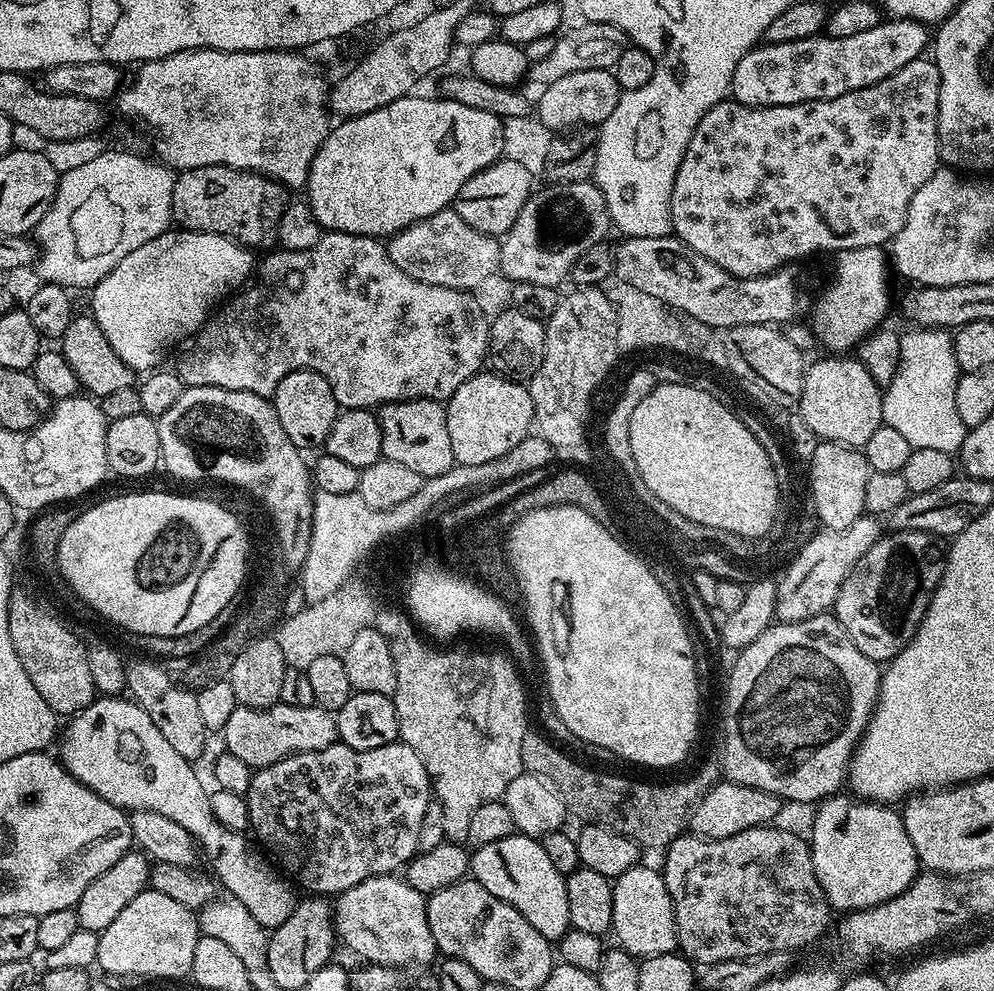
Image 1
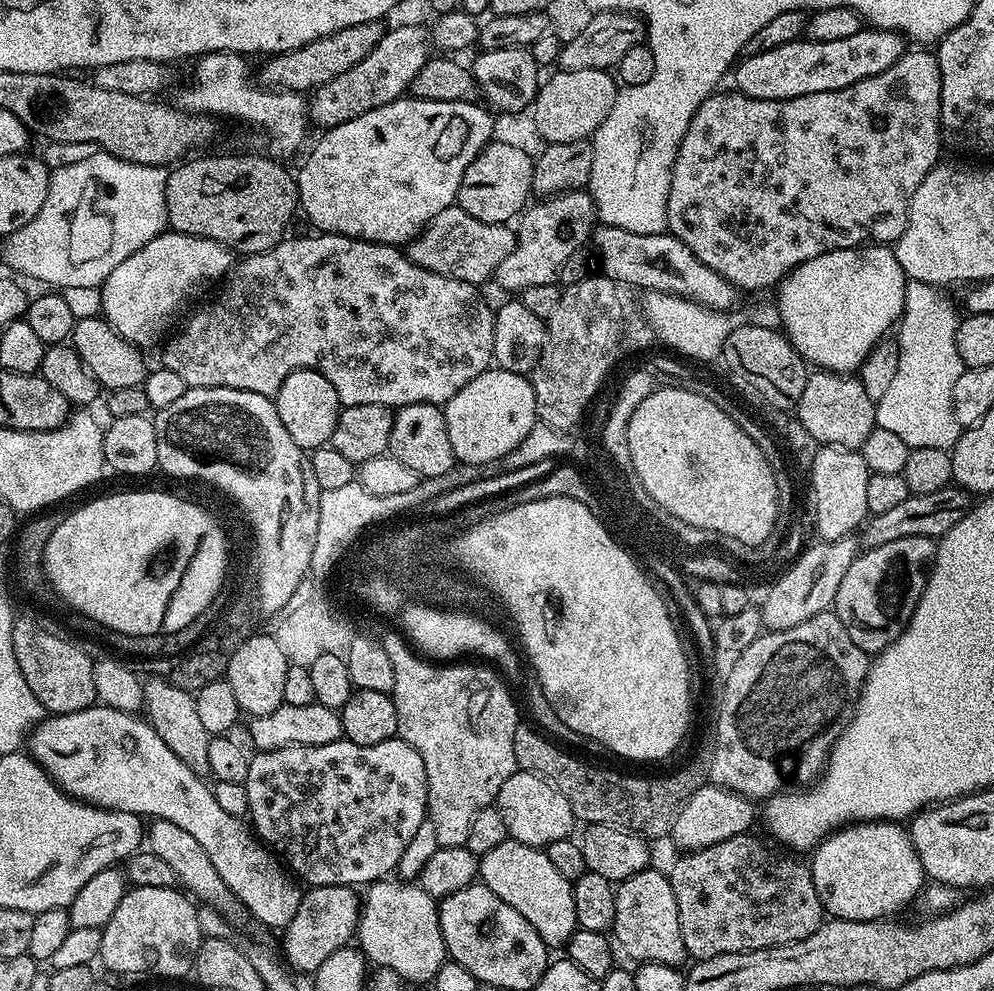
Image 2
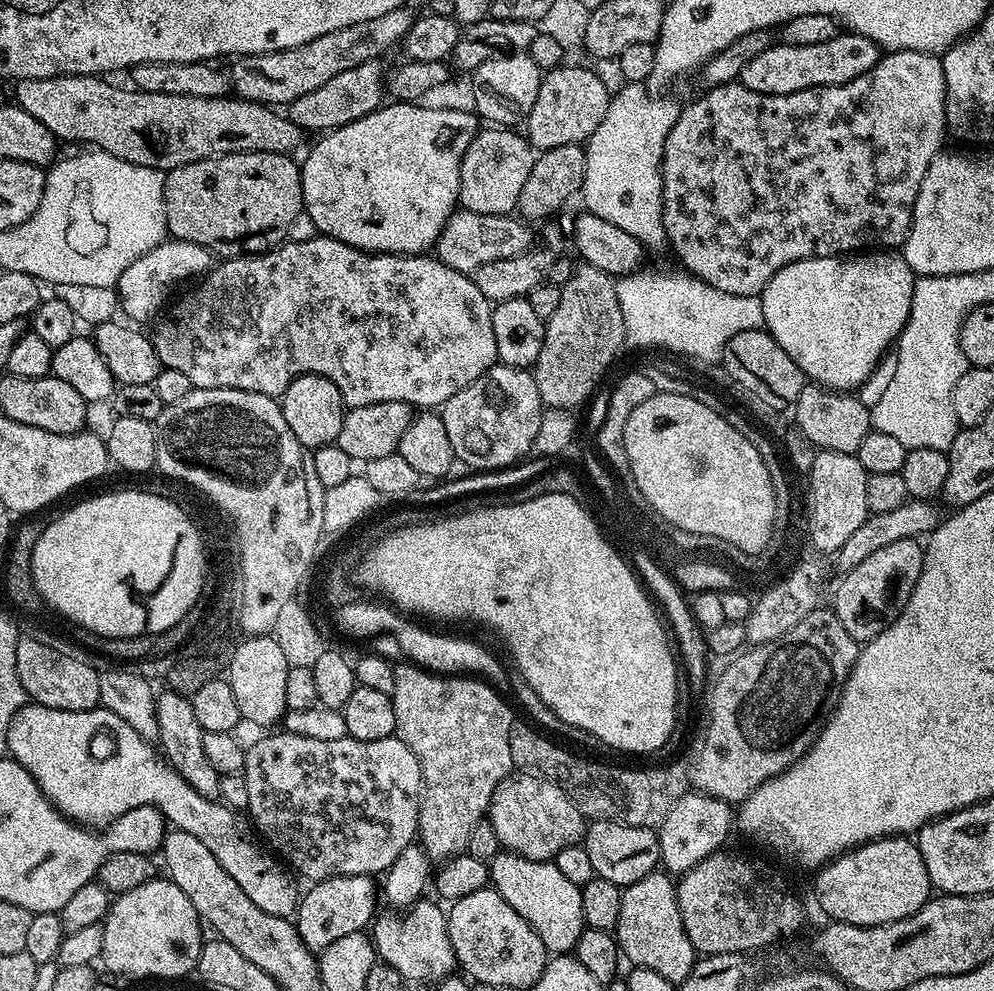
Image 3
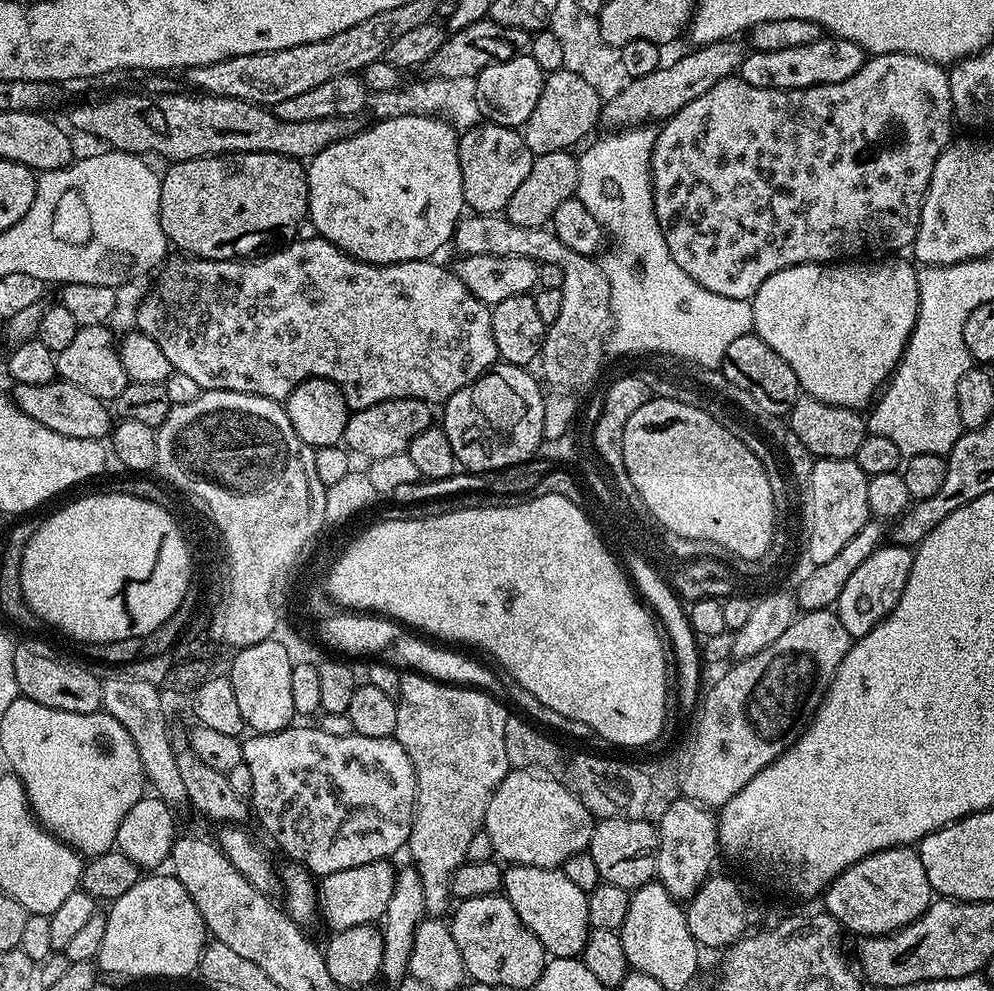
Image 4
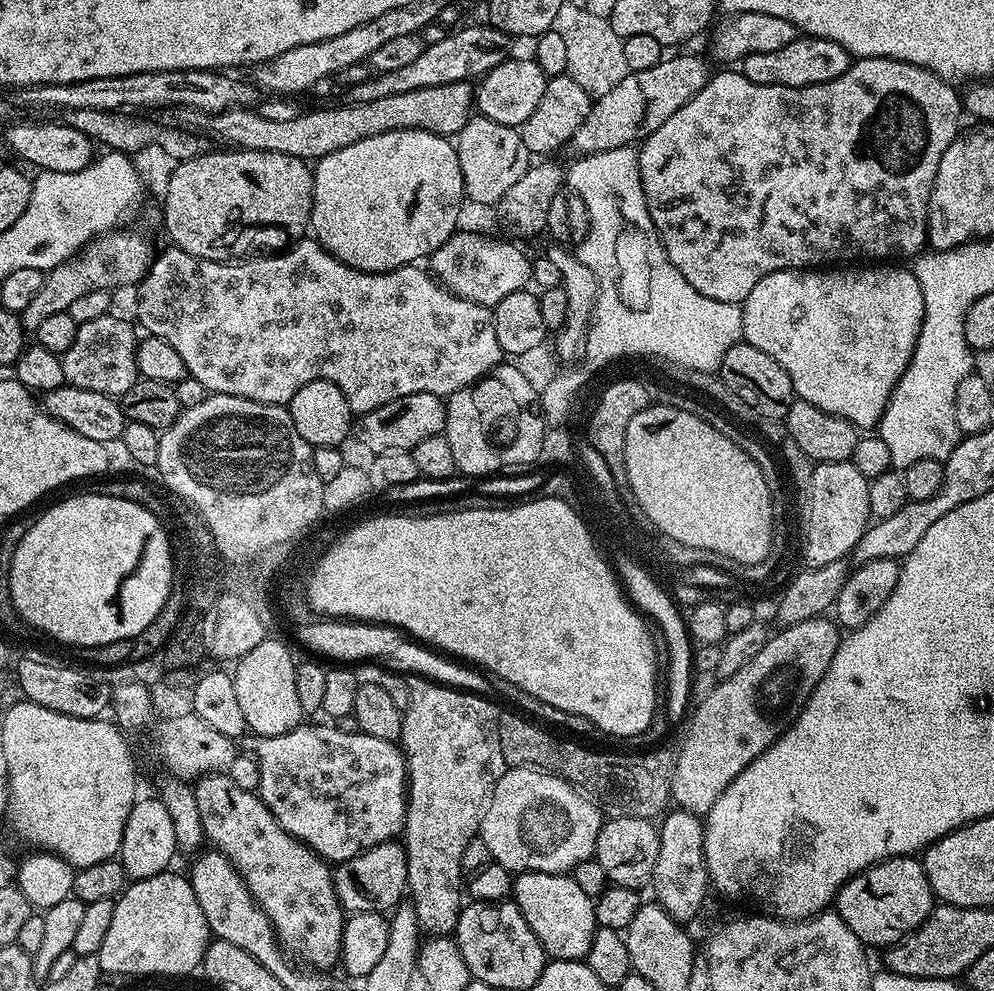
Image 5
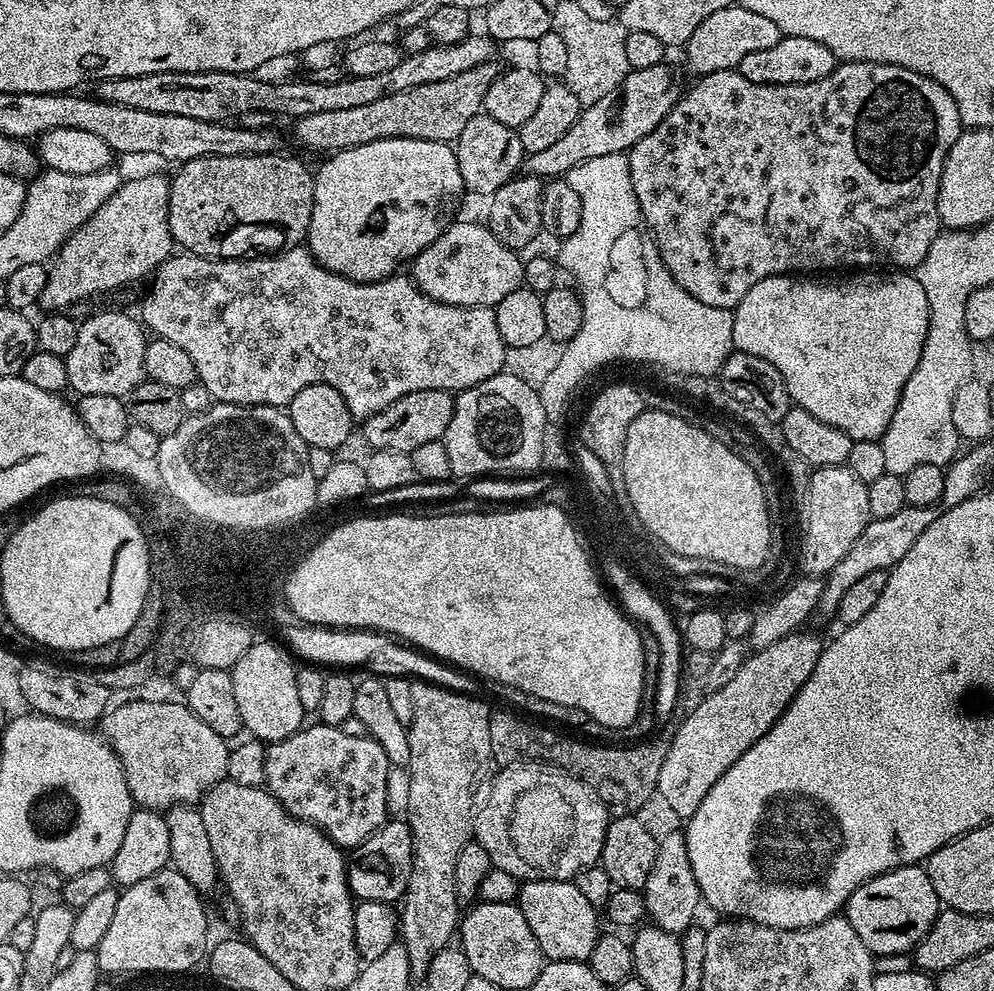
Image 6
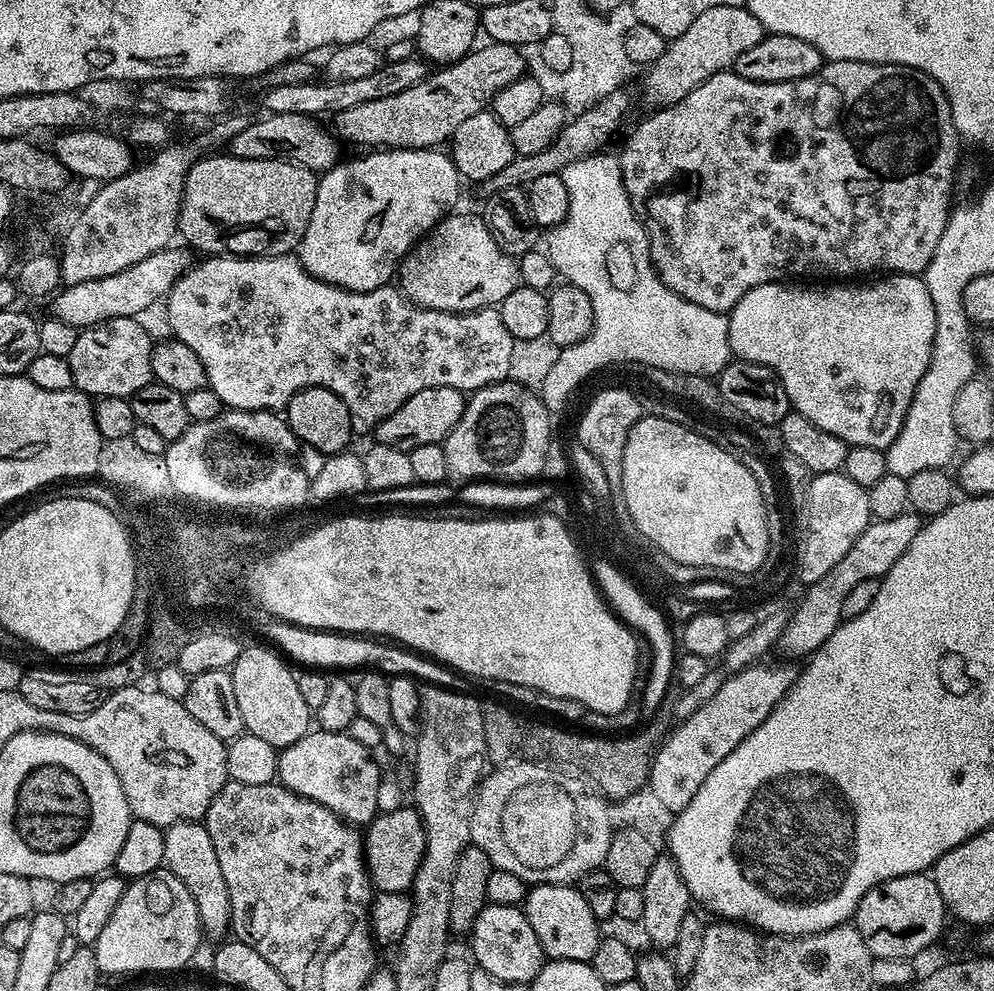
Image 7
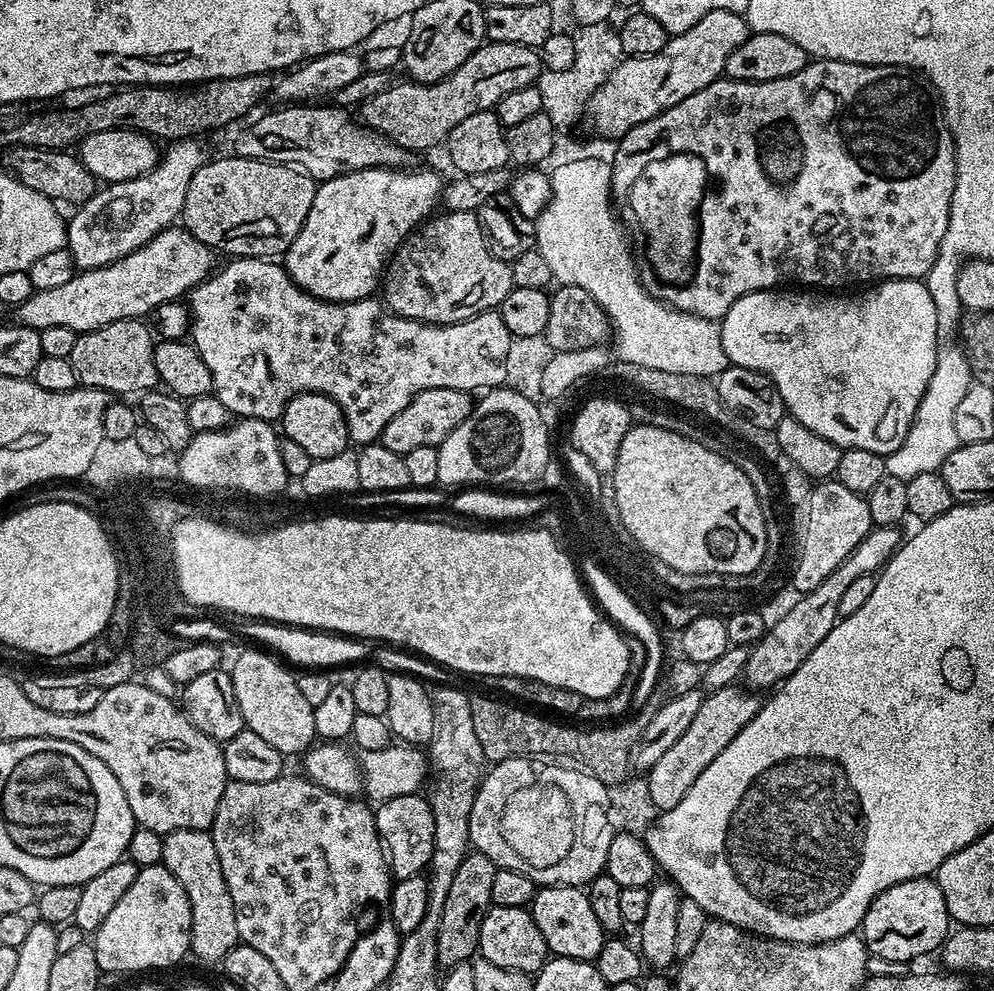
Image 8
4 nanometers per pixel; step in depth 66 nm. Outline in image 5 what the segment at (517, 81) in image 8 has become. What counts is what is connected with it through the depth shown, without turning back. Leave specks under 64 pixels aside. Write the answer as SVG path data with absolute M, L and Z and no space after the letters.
M463 80L446 86L426 86L406 94L390 94L390 98L377 98L374 102L343 103L337 108L316 108L313 112L301 110L286 122L270 122L270 118L262 118L251 107L231 108L209 116L193 115L191 127L203 130L213 141L221 140L224 143L221 145L236 150L277 152L315 162L326 154L334 154L334 150L362 142L362 138L374 138L374 134L386 134L399 128L424 128L439 136L455 137L473 115L474 88Z

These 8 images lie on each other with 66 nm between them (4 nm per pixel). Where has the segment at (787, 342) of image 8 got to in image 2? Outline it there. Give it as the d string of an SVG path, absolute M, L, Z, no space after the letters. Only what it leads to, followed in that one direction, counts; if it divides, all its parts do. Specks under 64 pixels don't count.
M872 244L871 246L864 246L859 248L839 248L833 252L826 254L818 254L818 258L810 258L806 262L802 262L798 267L793 268L778 285L780 293L776 296L774 307L780 313L780 324L782 331L787 336L788 341L796 348L796 352L809 365L815 366L817 369L826 372L838 372L841 374L852 374L864 364L864 359L872 352L872 347L887 334L888 331L893 331L894 325L899 321L904 314L904 295L908 289L908 277L904 275L902 266L898 262L895 251L891 247L883 244Z

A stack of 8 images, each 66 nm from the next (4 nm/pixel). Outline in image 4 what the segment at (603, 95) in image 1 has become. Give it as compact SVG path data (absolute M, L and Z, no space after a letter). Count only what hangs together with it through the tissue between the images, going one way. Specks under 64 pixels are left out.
M563 67L556 72L547 73L542 94L538 94L538 103L522 129L526 146L533 157L575 149L575 144L579 140L587 141L593 135L592 127L600 124L601 107L602 101L594 86L590 86L590 82L583 78L578 78L578 74L574 74L569 68Z

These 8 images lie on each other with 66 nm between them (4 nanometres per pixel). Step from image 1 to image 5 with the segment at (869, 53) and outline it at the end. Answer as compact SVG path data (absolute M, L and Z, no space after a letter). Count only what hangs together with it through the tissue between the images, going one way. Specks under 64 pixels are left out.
M801 35L790 46L782 46L782 50L766 50L762 54L750 54L739 61L738 70L750 82L758 82L758 86L814 86L822 82L830 82L838 78L838 74L846 74L846 70L854 63L852 53L847 52L841 44L827 40L821 36Z

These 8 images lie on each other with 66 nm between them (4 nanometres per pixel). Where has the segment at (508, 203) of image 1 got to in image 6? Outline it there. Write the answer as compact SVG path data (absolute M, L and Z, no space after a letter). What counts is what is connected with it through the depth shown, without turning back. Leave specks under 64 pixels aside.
M483 114L466 122L462 134L458 134L454 141L454 151L465 189L469 193L477 192L484 198L491 198L503 184L510 182L521 171L526 155L517 129L502 126L502 122Z

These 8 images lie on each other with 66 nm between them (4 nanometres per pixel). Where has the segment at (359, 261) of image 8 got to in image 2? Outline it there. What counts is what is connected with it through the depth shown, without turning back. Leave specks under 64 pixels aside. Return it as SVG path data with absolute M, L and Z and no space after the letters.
M401 98L386 106L378 106L378 110L369 110L362 118L350 118L350 122L342 122L342 126L334 126L323 133L324 136L312 148L312 153L304 160L300 172L295 173L296 189L300 195L299 211L313 224L317 233L332 232L336 236L349 236L355 240L369 240L375 244L390 244L393 246L407 245L436 217L442 210L456 204L456 195L460 189L462 178L466 174L466 166L478 158L478 154L493 139L493 113L487 107L479 108L479 103L470 101L434 101L415 98Z

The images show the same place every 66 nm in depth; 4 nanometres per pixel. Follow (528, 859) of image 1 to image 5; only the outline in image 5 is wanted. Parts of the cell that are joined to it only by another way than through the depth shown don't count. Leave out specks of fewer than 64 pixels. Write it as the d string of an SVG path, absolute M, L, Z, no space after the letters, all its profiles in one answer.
M521 872L512 881L511 899L551 959L584 960L587 957L598 927L596 902L575 884L571 874Z

